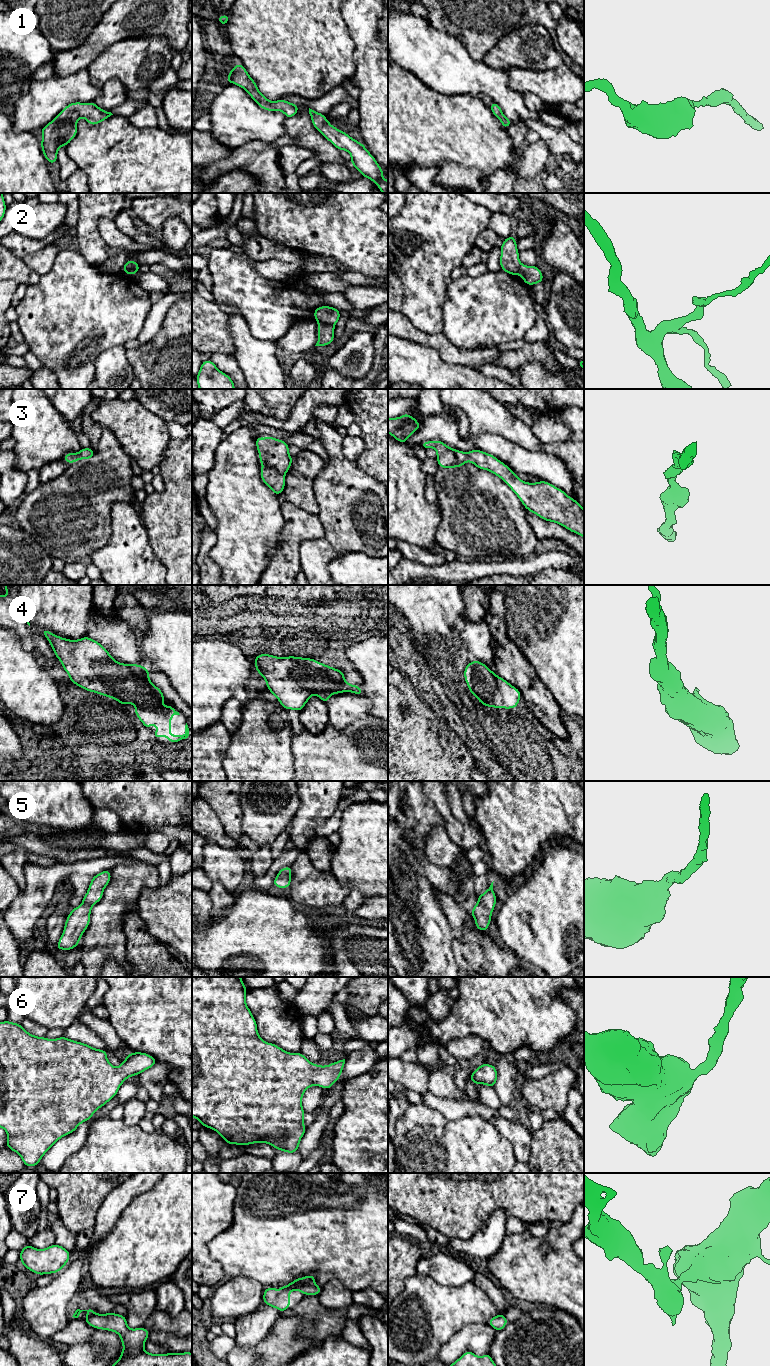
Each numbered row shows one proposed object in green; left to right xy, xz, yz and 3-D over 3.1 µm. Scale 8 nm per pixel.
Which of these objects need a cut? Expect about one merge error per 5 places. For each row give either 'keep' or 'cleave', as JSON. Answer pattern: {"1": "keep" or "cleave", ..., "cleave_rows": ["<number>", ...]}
{"1": "keep", "2": "cleave", "3": "keep", "4": "keep", "5": "keep", "6": "keep", "7": "keep", "cleave_rows": ["2"]}

